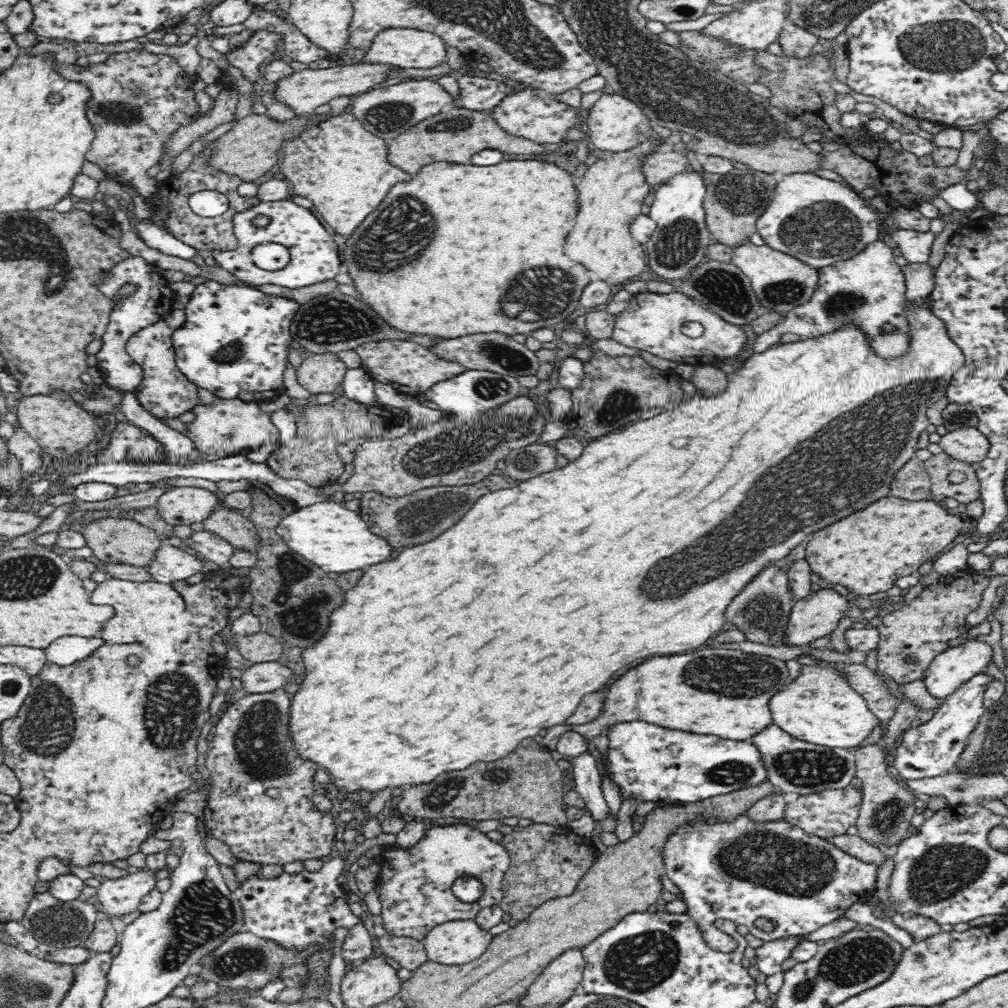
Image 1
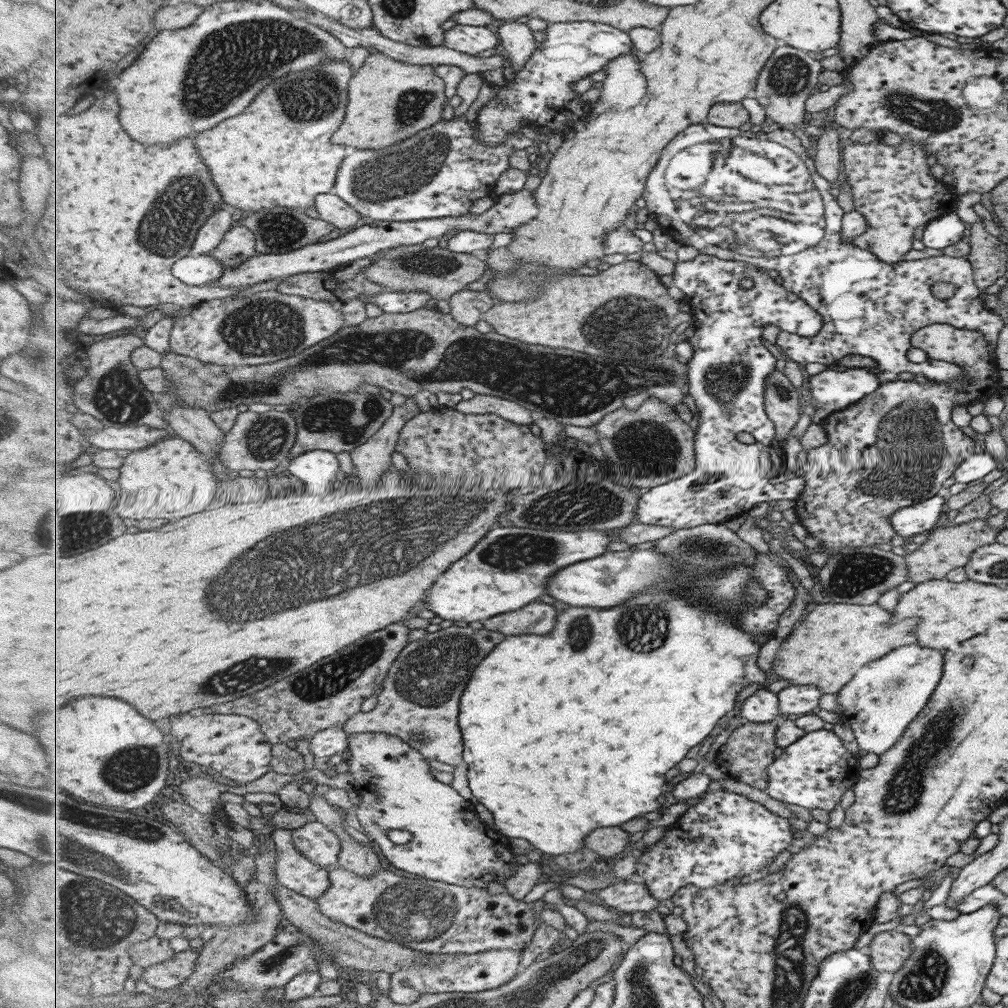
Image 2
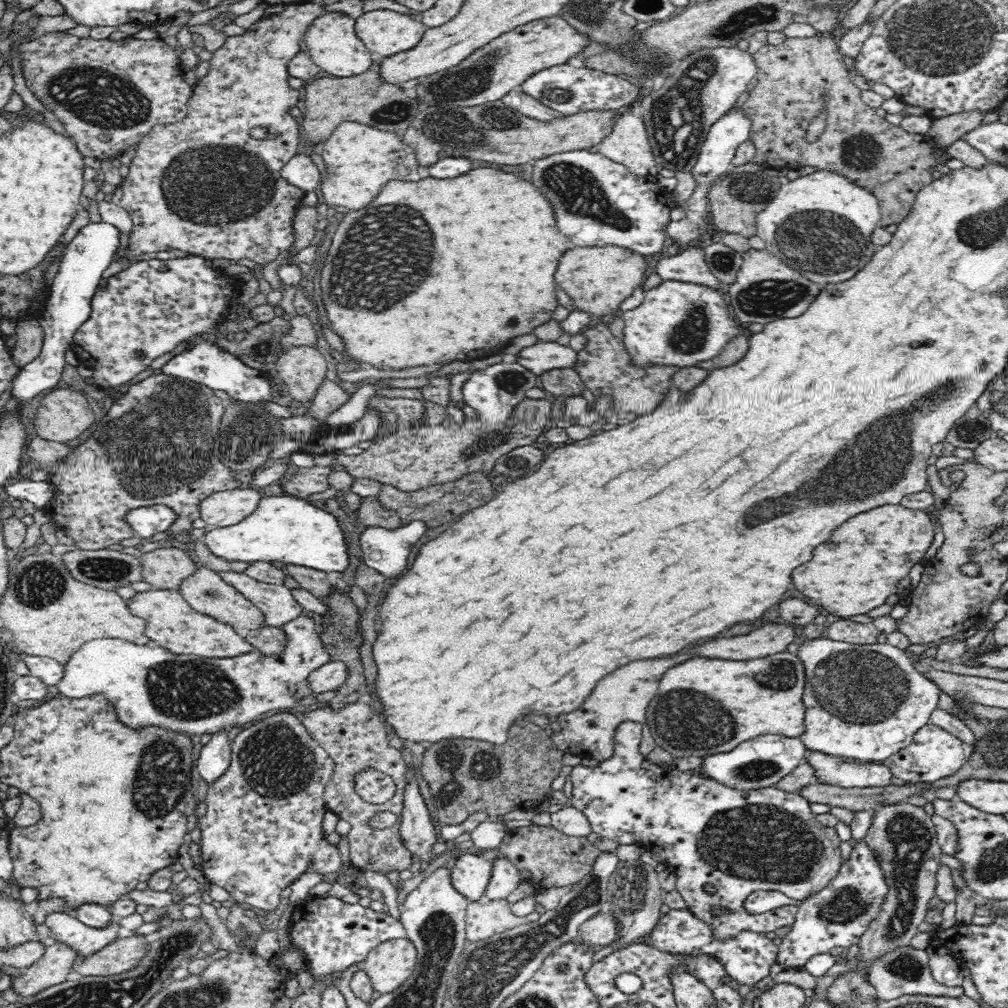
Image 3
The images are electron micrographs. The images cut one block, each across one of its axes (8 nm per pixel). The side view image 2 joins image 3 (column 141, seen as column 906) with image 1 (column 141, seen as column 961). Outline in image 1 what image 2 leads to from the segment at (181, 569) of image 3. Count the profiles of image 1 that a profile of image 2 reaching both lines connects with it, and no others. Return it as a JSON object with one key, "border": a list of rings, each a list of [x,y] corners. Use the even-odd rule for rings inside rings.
{"border":[[[111,516],[101,519],[88,519],[77,527],[79,533],[84,537],[85,546],[92,551],[93,559],[112,562],[126,563],[132,566],[144,567],[153,560],[155,550],[162,544],[156,537],[156,531],[134,521],[123,517]]]}

